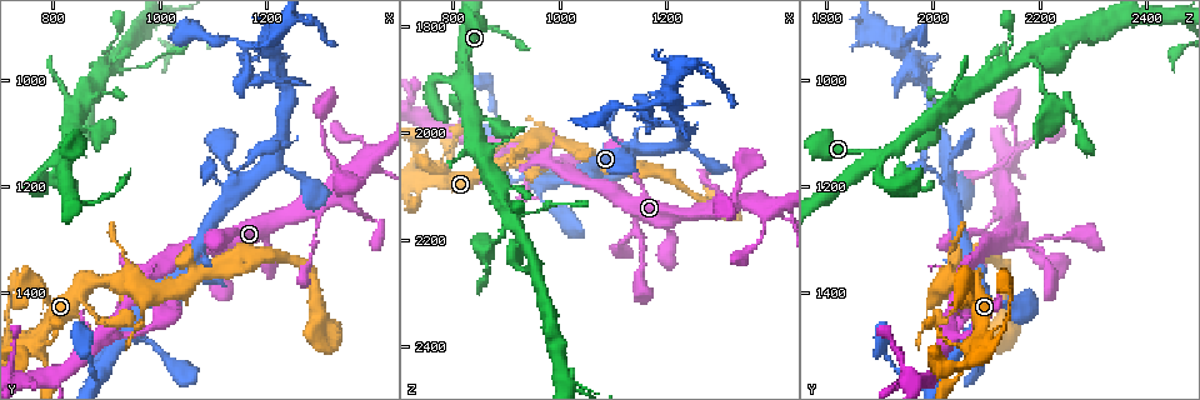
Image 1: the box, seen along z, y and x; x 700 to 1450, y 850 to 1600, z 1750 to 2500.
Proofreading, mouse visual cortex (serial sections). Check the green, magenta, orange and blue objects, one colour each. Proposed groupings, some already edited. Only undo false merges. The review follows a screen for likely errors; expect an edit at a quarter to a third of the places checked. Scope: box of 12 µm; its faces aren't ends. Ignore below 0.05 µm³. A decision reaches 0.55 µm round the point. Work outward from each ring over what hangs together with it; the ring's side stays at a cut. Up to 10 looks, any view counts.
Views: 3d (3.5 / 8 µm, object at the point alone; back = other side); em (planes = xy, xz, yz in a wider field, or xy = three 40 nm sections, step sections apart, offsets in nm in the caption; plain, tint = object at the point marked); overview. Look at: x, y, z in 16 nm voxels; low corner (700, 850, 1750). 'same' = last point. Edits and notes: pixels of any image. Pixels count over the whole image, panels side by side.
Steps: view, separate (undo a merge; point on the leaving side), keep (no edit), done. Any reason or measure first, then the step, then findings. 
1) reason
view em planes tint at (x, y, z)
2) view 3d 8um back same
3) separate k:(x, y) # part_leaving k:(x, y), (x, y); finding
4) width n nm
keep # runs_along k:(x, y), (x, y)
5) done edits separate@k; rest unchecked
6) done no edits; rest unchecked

four arms meet
view 3d 8um at (825, 1145, 1885)

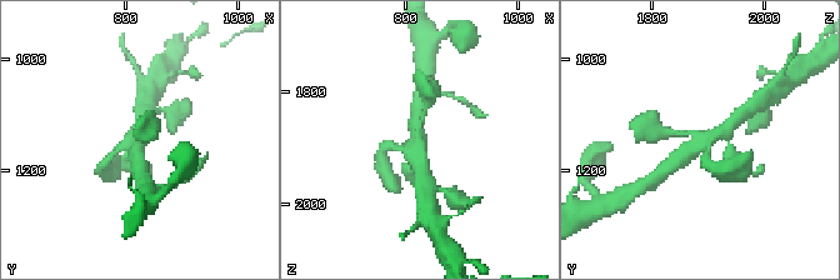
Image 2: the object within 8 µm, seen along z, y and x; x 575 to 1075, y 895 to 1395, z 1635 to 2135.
arms 4; arm_widths 150, 200, 450, 450 nm
view em planes tint at (825, 1145, 1885)

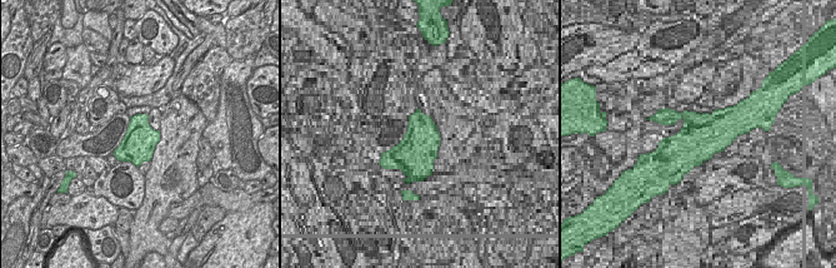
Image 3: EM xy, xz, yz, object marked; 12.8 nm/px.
keep # runs_along 2:(668, 133), (709, 138), (731, 125); one cell here

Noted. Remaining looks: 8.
branch point
view 3d 3.5um back at (980, 1365, 2060)

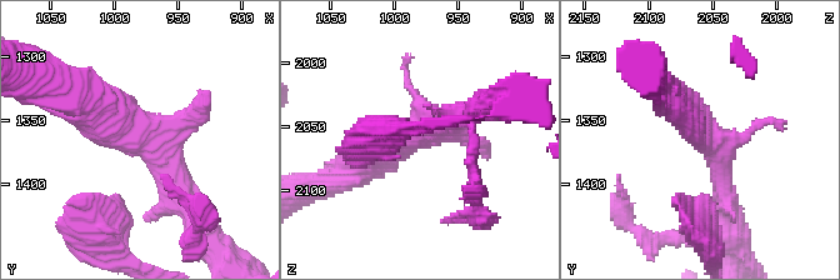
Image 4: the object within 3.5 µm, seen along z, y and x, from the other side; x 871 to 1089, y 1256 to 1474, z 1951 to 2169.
view em xy step 5 tint at (976, 1360, 2054)

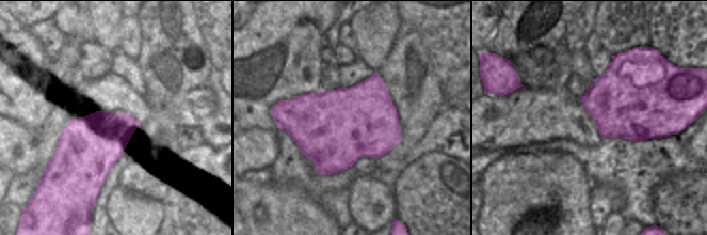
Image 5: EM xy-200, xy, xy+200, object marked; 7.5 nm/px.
keep # runs_along 4:(78, 100), (135, 128), (185, 200); one cell here

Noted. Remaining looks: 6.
thin neck
view 3d 3.5um at (1170, 975, 1950)

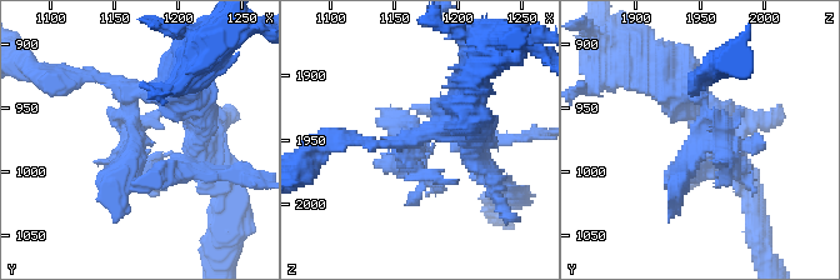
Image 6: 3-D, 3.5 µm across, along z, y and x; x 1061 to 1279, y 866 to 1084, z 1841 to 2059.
view em xy step 1 tint at (1166, 972, 1956)

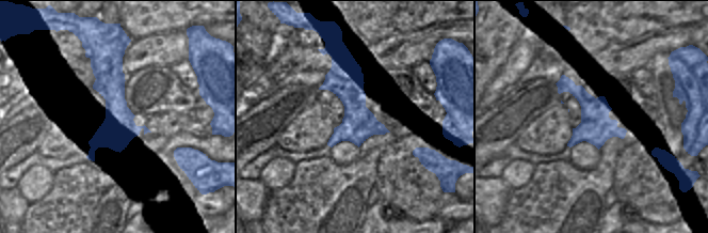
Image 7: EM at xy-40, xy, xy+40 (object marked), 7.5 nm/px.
separate 6:(434, 184) # part_leaving 6:(131, 108), (116, 220); two cells meet here

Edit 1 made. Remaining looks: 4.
four or more arms meet
view 3d 3.5um at (1345, 1200, 2130)

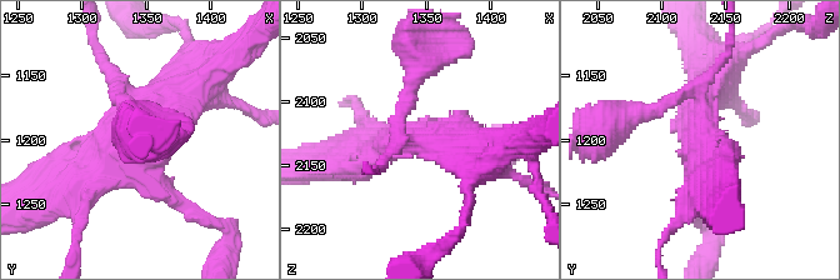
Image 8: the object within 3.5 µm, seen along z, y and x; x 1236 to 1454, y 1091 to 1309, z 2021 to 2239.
arms 4
separate 8:(651, 110) # part_leaving 8:(698, 93), (634, 111), (601, 139); a second cell is stuck on

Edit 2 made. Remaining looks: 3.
done edits separate@6, separate@8; rest unchecked

